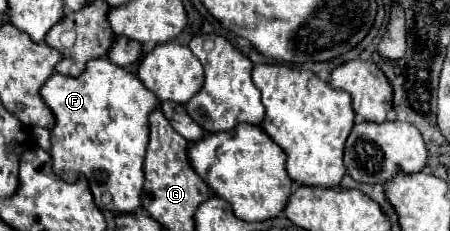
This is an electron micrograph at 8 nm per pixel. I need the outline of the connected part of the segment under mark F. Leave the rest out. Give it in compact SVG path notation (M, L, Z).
M96 58L86 64L80 76L64 76L54 72L40 88L44 104L54 114L54 128L50 130L50 156L52 170L64 180L74 182L76 174L82 174L92 190L94 202L100 210L110 212L134 212L140 206L140 192L144 186L144 154L148 146L148 116L160 106L160 100L144 88L144 84L132 72L108 62L106 58Z

